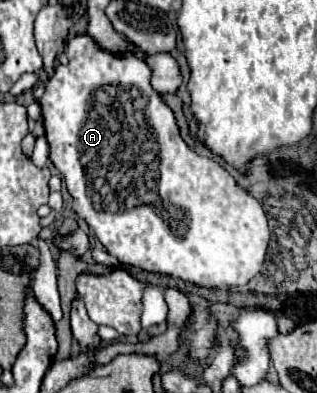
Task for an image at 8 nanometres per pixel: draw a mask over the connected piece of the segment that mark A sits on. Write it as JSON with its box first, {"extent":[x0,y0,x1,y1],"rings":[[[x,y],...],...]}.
{"extent":[40,34,270,288],"rings":[[[88,34],[72,38],[66,46],[66,54],[70,62],[66,66],[56,68],[52,80],[46,86],[44,96],[40,98],[40,106],[42,106],[44,128],[46,128],[46,140],[50,146],[50,160],[56,166],[56,170],[64,176],[66,188],[70,196],[74,198],[72,202],[74,212],[94,230],[96,238],[104,244],[108,254],[112,254],[126,266],[136,266],[140,270],[168,274],[172,278],[180,278],[200,288],[222,288],[222,286],[248,284],[262,270],[266,250],[268,250],[268,240],[270,240],[268,220],[266,220],[266,214],[260,202],[252,198],[250,194],[246,194],[220,164],[216,164],[212,158],[198,156],[196,152],[192,152],[186,146],[186,142],[180,138],[180,130],[176,126],[172,110],[164,104],[162,96],[150,86],[150,68],[146,66],[146,62],[134,58],[134,54],[124,54],[122,58],[106,54],[104,50],[98,50],[98,46],[94,46],[94,40]]]}

